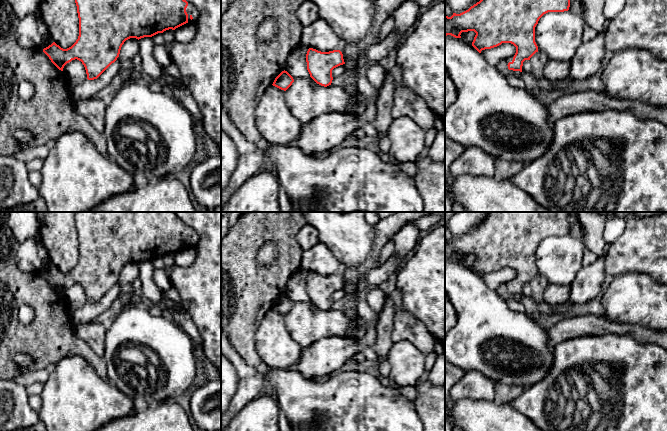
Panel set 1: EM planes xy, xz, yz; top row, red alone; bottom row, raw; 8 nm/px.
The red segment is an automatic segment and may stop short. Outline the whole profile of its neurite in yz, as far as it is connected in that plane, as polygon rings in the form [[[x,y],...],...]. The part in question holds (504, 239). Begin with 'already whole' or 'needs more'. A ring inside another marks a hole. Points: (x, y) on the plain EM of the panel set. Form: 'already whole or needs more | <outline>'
already whole | [[[489,212],[486,219],[468,234],[451,241],[445,239],[445,260],[461,262],[462,256],[476,257],[472,270],[481,277],[502,267],[516,271],[508,293],[522,296],[523,286],[538,276],[535,266],[535,251],[539,243],[548,236],[564,236],[570,231],[569,212]]]

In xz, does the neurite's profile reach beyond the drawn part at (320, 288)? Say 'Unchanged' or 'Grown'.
Unchanged

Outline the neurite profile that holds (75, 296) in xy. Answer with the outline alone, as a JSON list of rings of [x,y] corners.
[[[77,283],[67,287],[63,292],[63,297],[67,302],[69,312],[75,311],[88,304],[84,289]]]

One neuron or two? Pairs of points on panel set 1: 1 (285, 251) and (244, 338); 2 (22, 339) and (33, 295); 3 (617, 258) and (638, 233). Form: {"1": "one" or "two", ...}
{"1": "one", "2": "one", "3": "one"}

